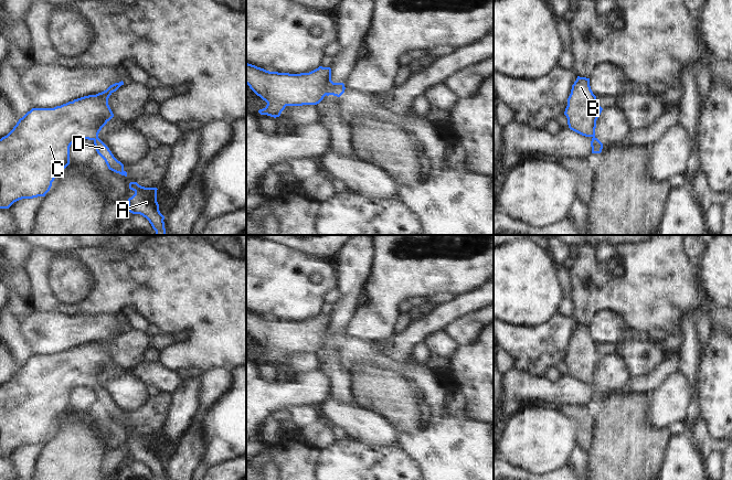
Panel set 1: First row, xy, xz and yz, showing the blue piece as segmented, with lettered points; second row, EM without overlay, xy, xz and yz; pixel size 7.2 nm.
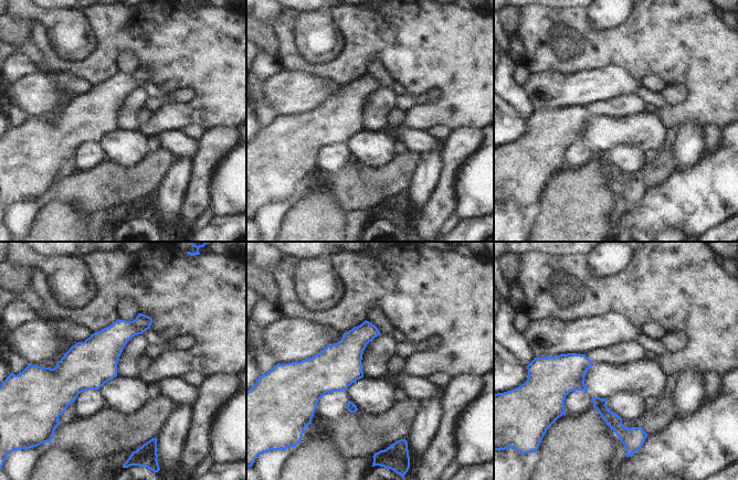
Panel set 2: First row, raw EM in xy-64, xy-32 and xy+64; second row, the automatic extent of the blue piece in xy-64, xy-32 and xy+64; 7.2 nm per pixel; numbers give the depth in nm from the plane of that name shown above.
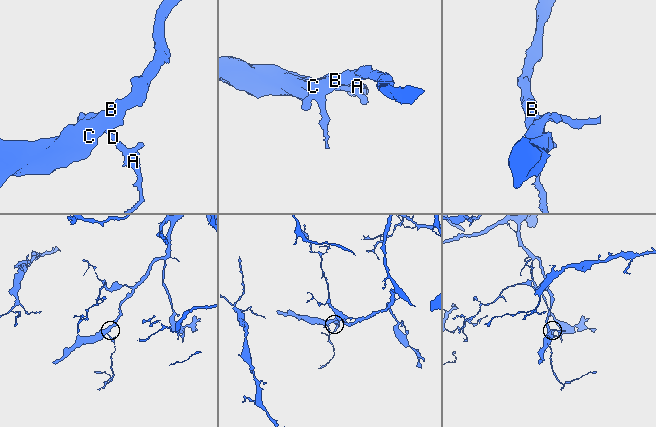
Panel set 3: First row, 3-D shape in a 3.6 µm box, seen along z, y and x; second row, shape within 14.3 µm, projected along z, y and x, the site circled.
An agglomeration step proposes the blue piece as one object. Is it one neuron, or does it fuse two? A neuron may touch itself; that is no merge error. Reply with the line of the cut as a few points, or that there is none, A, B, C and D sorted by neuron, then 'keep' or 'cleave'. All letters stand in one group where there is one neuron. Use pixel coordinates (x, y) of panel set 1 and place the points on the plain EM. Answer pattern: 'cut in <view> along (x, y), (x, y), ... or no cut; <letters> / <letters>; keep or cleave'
no cut; A B C D; keep

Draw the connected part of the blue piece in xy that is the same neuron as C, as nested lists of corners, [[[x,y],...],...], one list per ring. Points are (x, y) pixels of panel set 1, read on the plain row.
[[[123,328],[102,340],[54,355],[32,355],[19,366],[13,376],[0,386],[0,456],[9,456],[22,446],[45,444],[56,423],[70,412],[70,394],[77,386],[93,387],[97,401],[105,407],[108,416],[127,424],[124,412],[98,385],[102,375],[114,364],[108,345],[121,332]]]

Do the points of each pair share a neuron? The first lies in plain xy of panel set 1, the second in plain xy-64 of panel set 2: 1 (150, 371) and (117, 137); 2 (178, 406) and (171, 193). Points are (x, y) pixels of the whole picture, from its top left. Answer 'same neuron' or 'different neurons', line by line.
1: different neurons
2: same neuron

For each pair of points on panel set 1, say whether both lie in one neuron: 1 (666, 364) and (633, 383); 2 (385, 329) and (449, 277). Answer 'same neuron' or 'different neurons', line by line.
1: same neuron
2: same neuron

